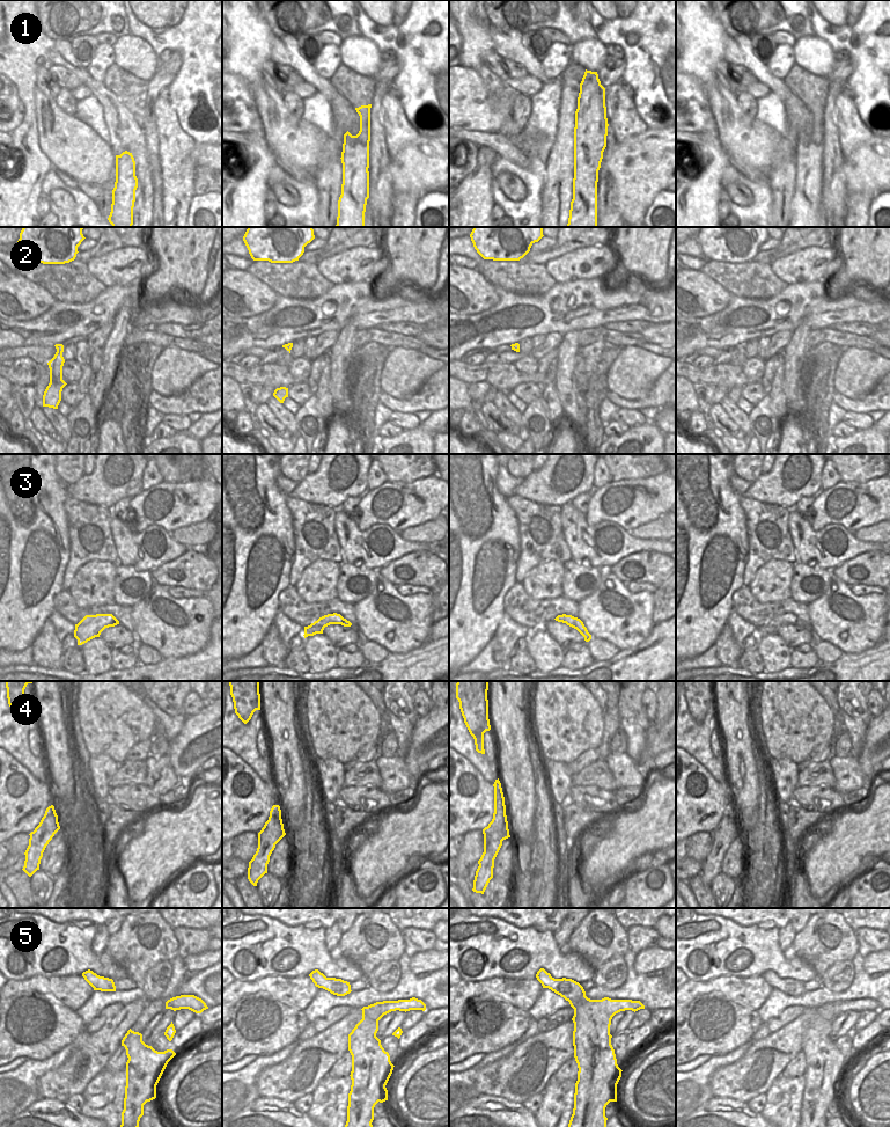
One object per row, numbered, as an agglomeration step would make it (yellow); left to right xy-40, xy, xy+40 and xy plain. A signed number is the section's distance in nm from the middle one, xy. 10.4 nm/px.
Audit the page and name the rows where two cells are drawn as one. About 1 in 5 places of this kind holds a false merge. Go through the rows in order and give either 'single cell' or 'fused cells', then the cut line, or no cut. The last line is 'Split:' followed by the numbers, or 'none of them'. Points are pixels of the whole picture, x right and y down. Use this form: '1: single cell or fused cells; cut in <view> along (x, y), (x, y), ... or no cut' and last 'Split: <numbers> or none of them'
1: single cell; no cut
2: single cell; no cut
3: single cell; no cut
4: fused cells; cut in xy+40 along (502, 840), (492, 840), (484, 846)
5: single cell; no cut
Split: 4

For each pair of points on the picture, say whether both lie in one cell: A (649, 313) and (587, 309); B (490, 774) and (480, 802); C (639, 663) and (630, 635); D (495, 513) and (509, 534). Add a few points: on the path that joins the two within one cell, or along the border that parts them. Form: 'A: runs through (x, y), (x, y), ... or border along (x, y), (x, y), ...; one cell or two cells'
A: runs through (634, 309), (602, 309); one cell
B: border along (469, 761), (492, 784); two cells
C: border along (652, 627), (652, 631), (637, 645), (620, 650); two cells
D: runs through (495, 518), (505, 529); one cell

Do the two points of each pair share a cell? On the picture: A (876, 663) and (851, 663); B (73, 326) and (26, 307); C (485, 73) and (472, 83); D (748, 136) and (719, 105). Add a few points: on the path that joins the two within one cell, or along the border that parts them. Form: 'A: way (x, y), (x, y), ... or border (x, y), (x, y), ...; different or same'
A: way (870, 663), (857, 663); same
B: border (56, 300), (46, 310), (31, 319), (15, 320); different
C: border (477, 72), (493, 96), (498, 96), (501, 93); different
D: way (741, 129), (726, 112); same

